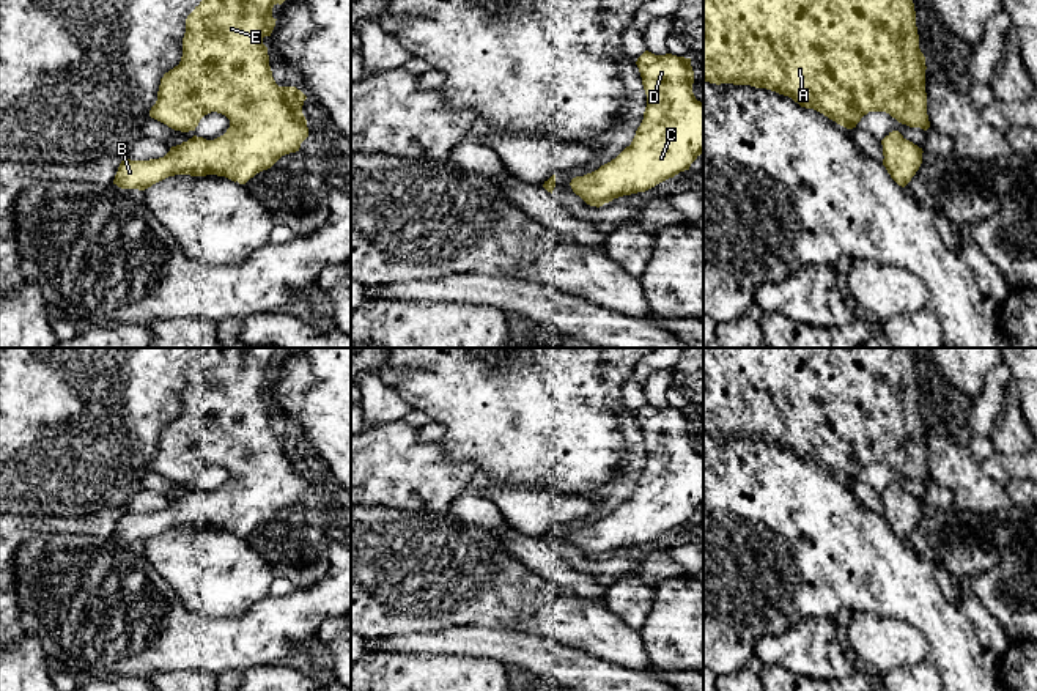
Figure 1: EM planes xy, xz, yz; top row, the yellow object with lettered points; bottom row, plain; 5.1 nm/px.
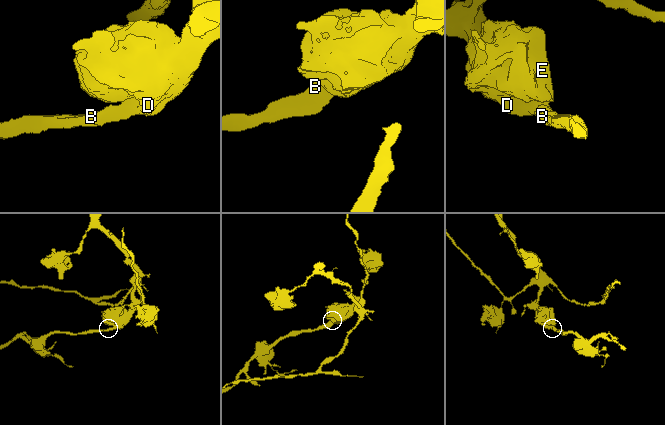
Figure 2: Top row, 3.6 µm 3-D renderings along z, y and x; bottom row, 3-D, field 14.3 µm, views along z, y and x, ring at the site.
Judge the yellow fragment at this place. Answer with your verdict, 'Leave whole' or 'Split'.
Leave whole

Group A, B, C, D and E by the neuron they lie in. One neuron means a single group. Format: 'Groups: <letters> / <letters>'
Groups: A B C D E

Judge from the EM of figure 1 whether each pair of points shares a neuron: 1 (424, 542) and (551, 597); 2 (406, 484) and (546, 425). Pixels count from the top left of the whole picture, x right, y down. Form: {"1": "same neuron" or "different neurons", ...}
{"1": "same neuron", "2": "different neurons"}

